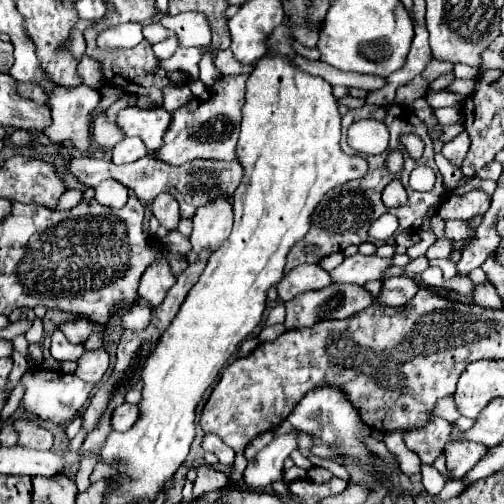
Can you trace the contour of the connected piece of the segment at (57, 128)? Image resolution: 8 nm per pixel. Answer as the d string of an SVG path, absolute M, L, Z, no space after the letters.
M80 85L74 89L64 89L64 87L54 87L48 89L52 91L50 97L50 107L52 107L52 125L48 129L44 129L42 133L52 141L72 141L72 145L80 151L80 153L90 153L92 147L92 121L90 115L92 111L98 107L100 103L100 93L88 85Z

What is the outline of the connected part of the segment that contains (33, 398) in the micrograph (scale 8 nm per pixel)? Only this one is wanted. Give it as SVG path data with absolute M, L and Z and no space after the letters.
M34 369L30 373L24 373L22 385L24 385L24 395L20 399L20 409L24 409L26 415L38 417L50 425L60 425L74 419L74 415L86 403L86 399L94 389L94 383L86 383L78 375L66 375L62 371L44 371L44 369Z

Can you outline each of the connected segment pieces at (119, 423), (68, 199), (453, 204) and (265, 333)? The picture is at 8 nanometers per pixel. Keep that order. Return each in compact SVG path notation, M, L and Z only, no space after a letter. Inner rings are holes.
M122 403L112 411L112 429L114 431L128 431L138 417L138 405Z
M76 189L66 191L66 193L60 197L60 203L56 205L56 211L68 211L68 209L76 207L76 205L80 203L80 199L82 199L82 191L76 191Z
M476 189L476 191L470 191L462 197L458 195L450 195L442 201L440 209L438 209L438 215L448 221L448 219L472 219L476 215L484 215L490 207L490 197Z
M283 324L266 326L266 328L264 328L261 331L260 336L258 336L258 340L261 343L264 343L264 342L267 342L267 341L274 341L284 331L285 331L285 327L284 327ZM280 329L282 329L282 330L280 330Z

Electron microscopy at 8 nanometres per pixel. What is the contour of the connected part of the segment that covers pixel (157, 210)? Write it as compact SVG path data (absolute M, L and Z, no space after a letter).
M162 193L152 201L152 215L168 229L176 229L180 221L180 209L176 205L174 197L168 197L168 193Z

